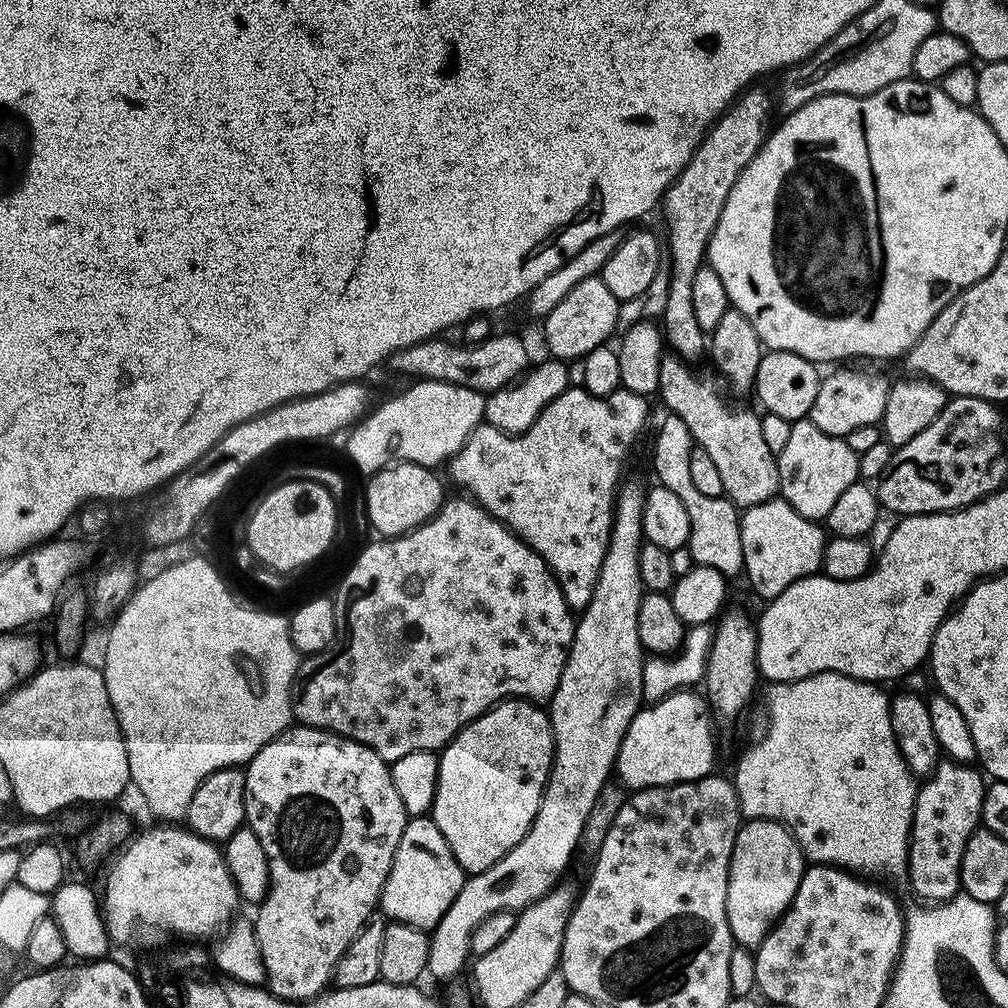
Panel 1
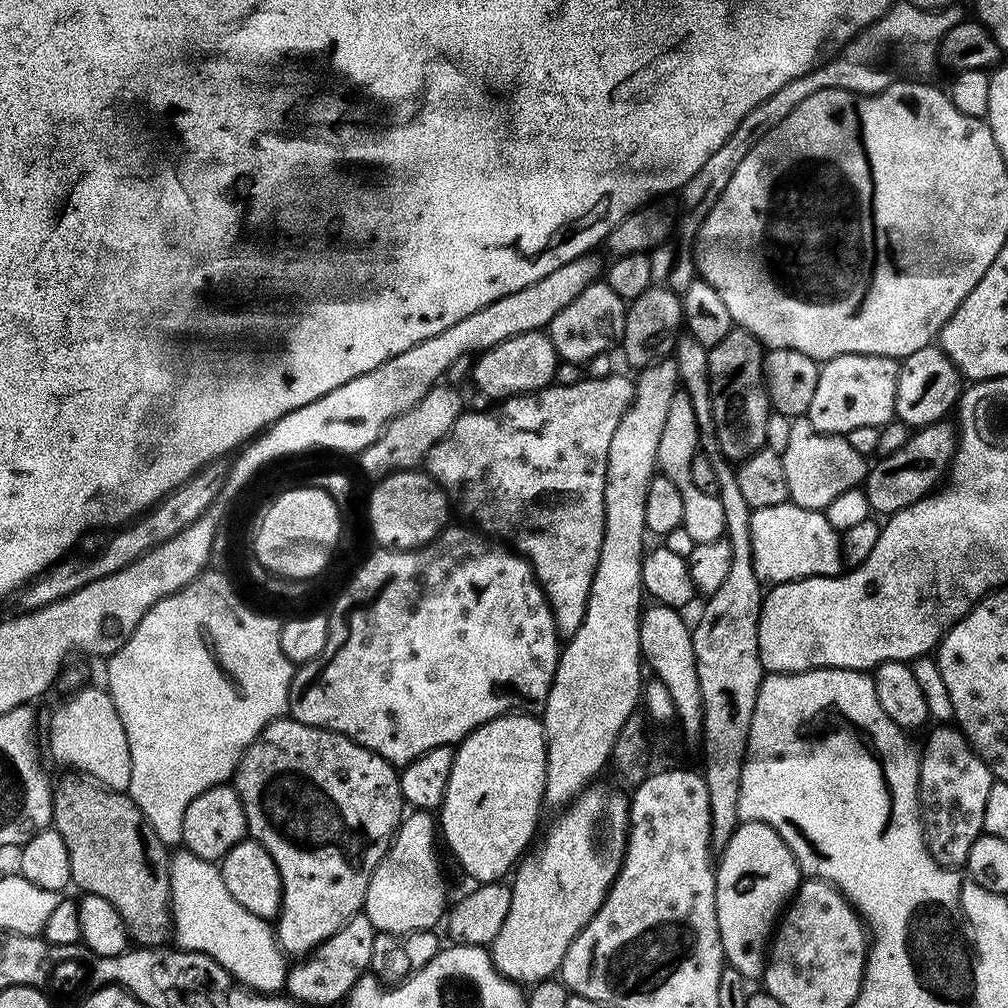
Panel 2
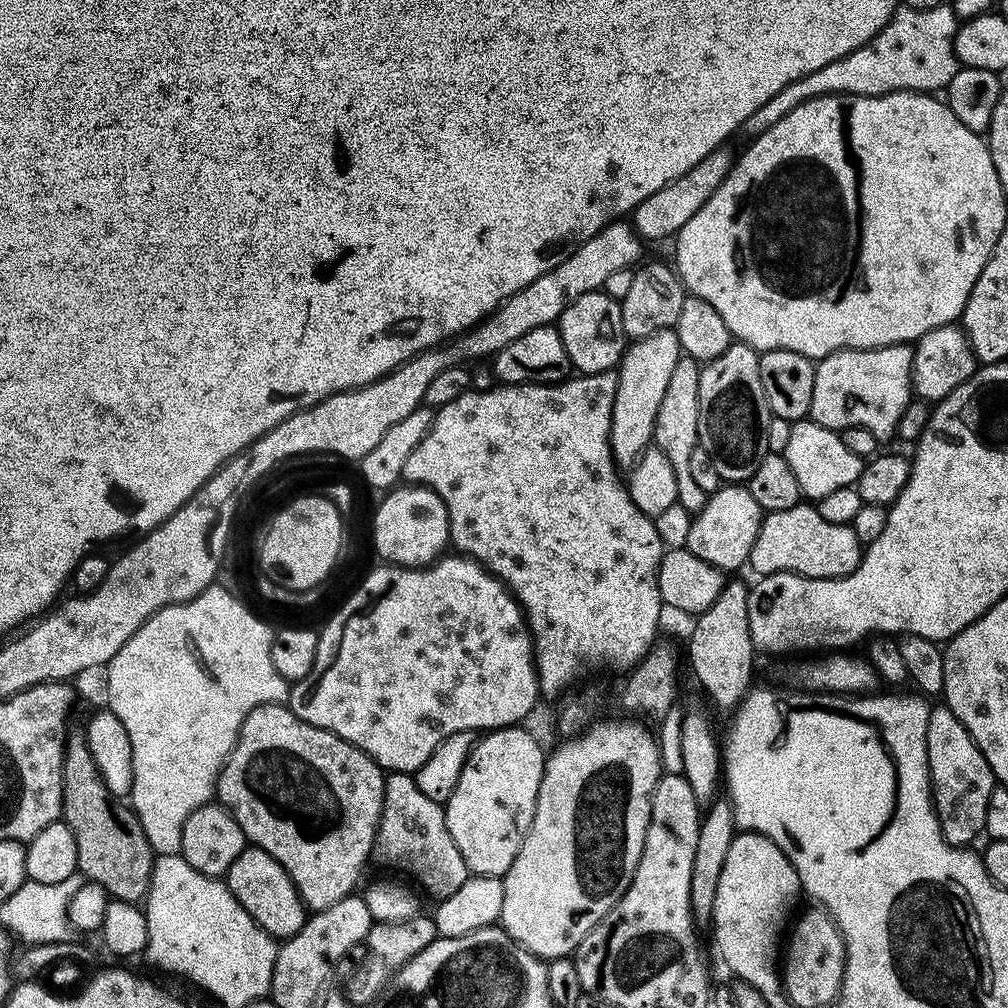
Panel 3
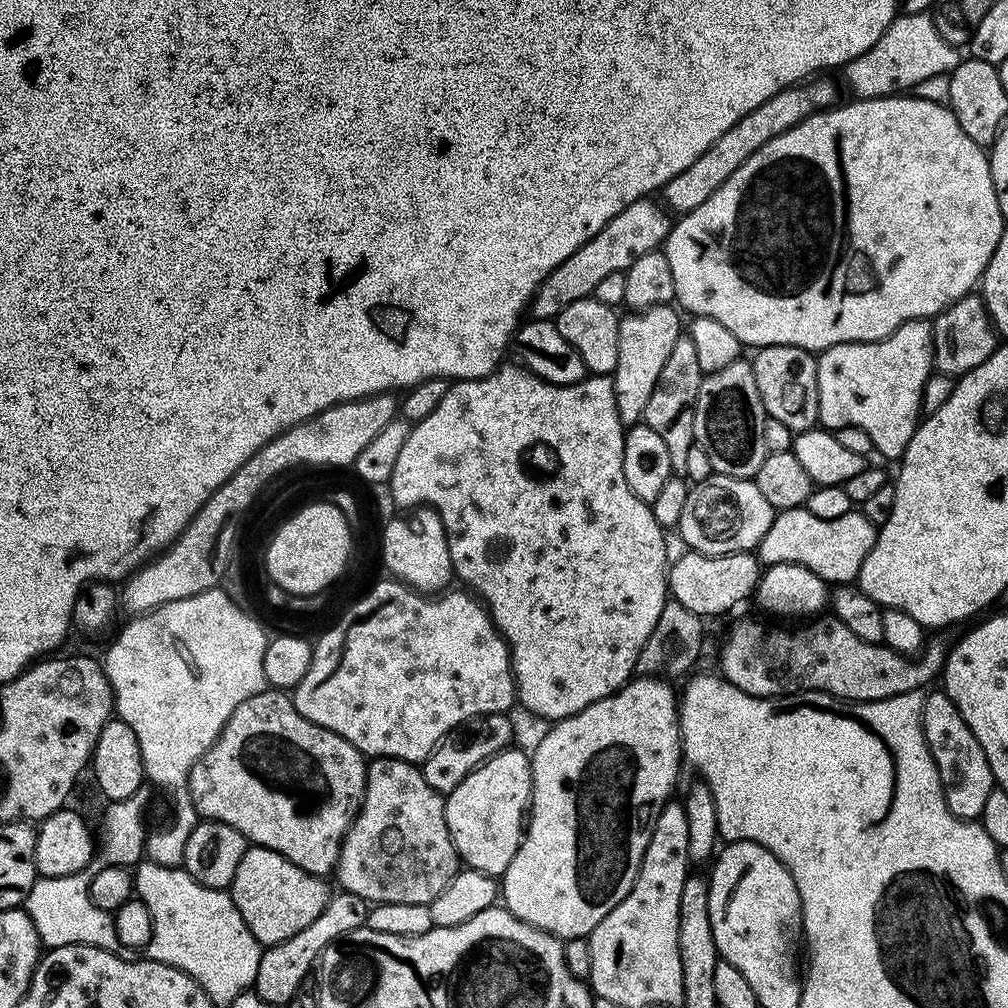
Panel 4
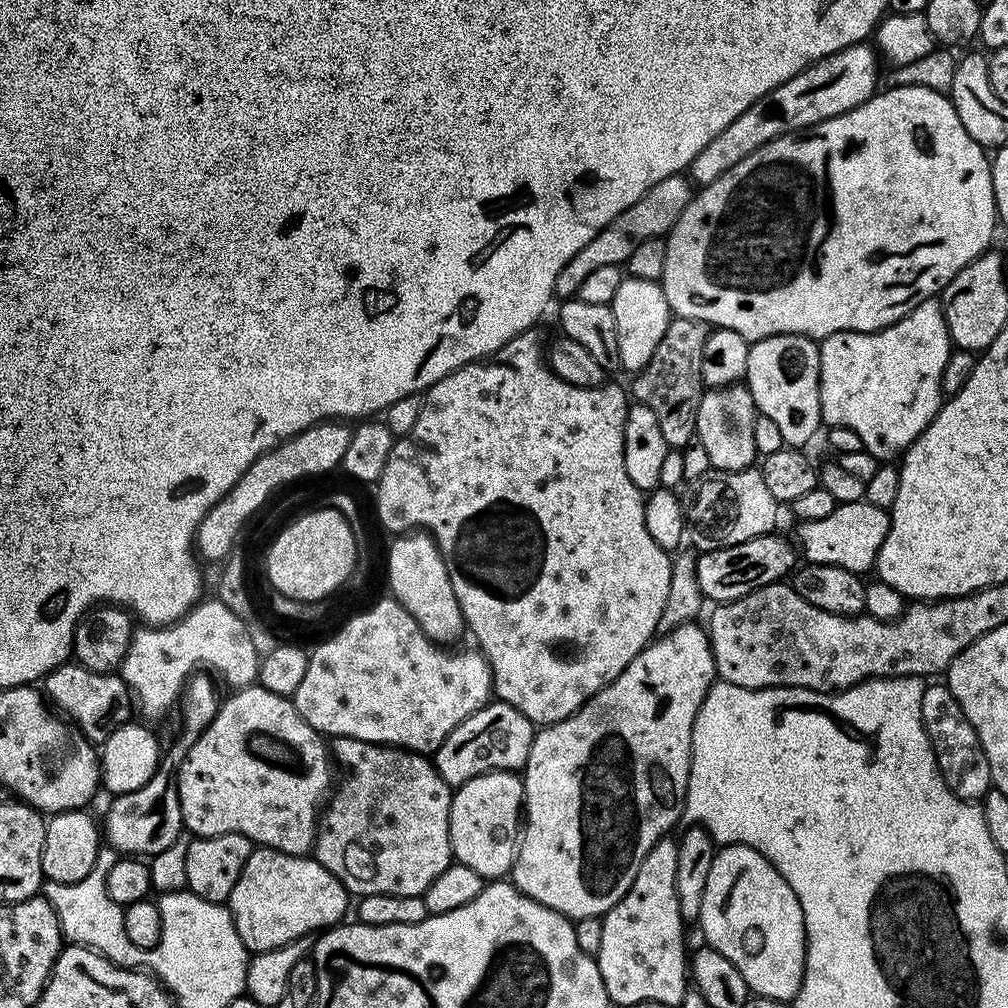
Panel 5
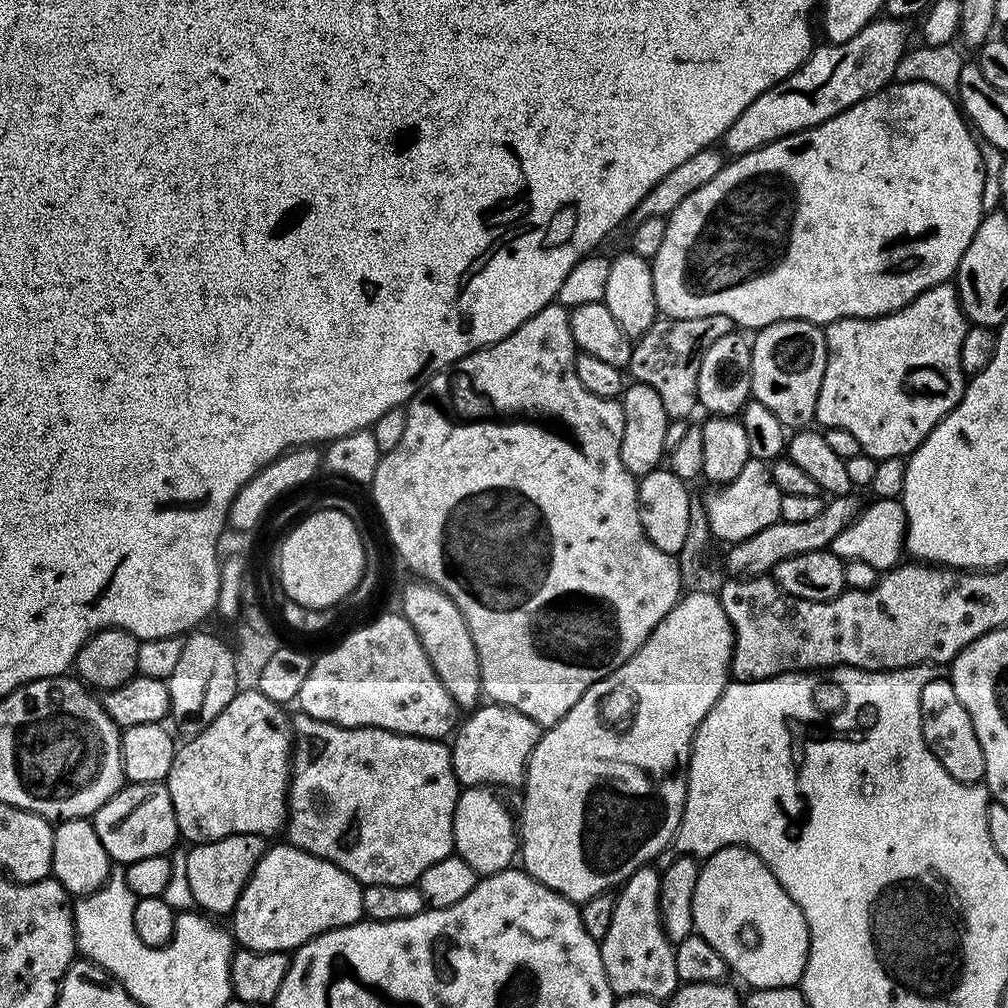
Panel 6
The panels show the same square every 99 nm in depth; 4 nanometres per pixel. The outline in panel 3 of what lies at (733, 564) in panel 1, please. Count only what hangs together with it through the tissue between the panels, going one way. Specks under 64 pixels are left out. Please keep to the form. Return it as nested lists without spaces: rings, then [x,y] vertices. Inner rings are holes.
[[[681,355],[678,366],[670,373],[670,383],[666,386],[666,394],[662,397],[662,406],[658,406],[658,418],[654,422],[652,439],[655,447],[670,458],[670,466],[674,466],[674,478],[678,478],[678,494],[676,499],[686,510],[693,514],[699,512],[706,499],[706,493],[694,482],[690,474],[690,457],[698,446],[698,382],[701,365],[691,356]]]

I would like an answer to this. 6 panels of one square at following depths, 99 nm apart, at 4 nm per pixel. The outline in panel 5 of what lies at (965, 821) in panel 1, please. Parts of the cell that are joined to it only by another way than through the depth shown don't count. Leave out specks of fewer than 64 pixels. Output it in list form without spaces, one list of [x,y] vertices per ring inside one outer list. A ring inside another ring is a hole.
[[[929,683],[922,694],[922,722],[936,751],[936,763],[941,769],[960,768],[960,780],[947,781],[948,788],[960,800],[969,802],[983,801],[990,791],[988,763],[984,757],[982,746],[978,742],[978,734],[974,726],[970,726],[970,718],[962,714],[962,706],[958,706],[958,698],[948,689],[947,683]]]

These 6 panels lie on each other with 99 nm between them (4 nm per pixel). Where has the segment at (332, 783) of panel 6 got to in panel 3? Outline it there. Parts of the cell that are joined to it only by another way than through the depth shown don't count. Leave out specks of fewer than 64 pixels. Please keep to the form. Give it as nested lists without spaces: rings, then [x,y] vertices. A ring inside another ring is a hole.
[[[393,772],[385,779],[384,809],[371,859],[384,868],[397,868],[413,876],[437,901],[454,894],[470,875],[458,846],[454,846],[454,838],[450,838],[444,808],[434,802],[434,798],[426,798],[426,794],[418,790],[415,775],[407,772]]]

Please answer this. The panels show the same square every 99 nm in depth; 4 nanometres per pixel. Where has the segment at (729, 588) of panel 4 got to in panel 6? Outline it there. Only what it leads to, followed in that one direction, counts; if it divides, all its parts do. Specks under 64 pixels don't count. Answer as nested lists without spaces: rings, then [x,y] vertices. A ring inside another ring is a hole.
[[[859,495],[833,496],[825,499],[822,510],[815,518],[809,518],[807,522],[786,522],[777,520],[775,524],[766,526],[766,530],[758,530],[750,538],[731,545],[727,549],[728,557],[724,564],[728,567],[727,575],[732,578],[747,578],[750,576],[767,576],[778,562],[786,558],[794,558],[798,554],[810,554],[814,550],[831,549],[834,538],[854,522],[862,507]]]

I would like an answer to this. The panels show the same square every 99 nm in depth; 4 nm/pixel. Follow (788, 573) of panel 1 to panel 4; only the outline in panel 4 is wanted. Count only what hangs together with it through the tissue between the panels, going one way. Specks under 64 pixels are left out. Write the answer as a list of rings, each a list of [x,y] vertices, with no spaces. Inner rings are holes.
[[[807,507],[777,511],[770,530],[762,538],[758,549],[761,565],[797,564],[806,566],[818,578],[832,586],[848,586],[859,577],[866,554],[874,550],[878,528],[864,516],[863,511],[853,510],[842,518],[814,518]]]

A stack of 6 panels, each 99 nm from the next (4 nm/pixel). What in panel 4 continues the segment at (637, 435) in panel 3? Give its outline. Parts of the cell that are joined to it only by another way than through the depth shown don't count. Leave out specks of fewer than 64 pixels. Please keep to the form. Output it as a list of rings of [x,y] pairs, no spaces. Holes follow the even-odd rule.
[[[655,304],[639,314],[628,315],[632,316],[620,316],[618,366],[614,373],[616,405],[620,420],[625,426],[641,423],[646,402],[650,402],[650,394],[658,382],[658,374],[662,374],[662,366],[666,366],[666,358],[670,358],[674,342],[678,342],[682,335],[681,313],[672,304]]]

